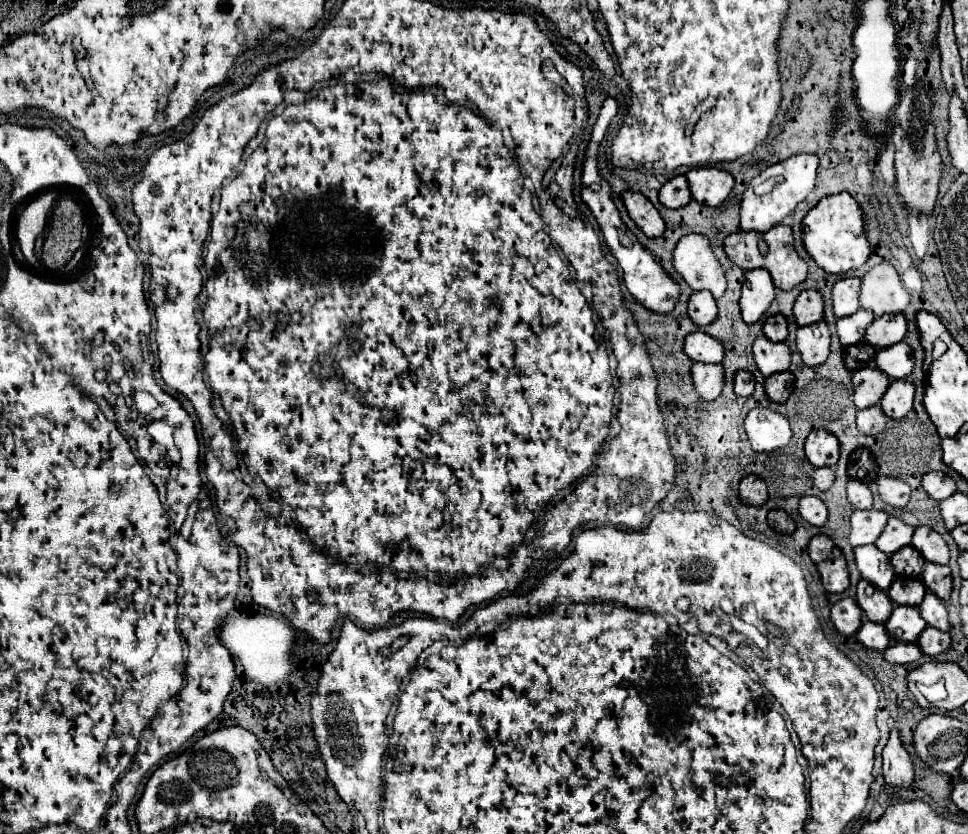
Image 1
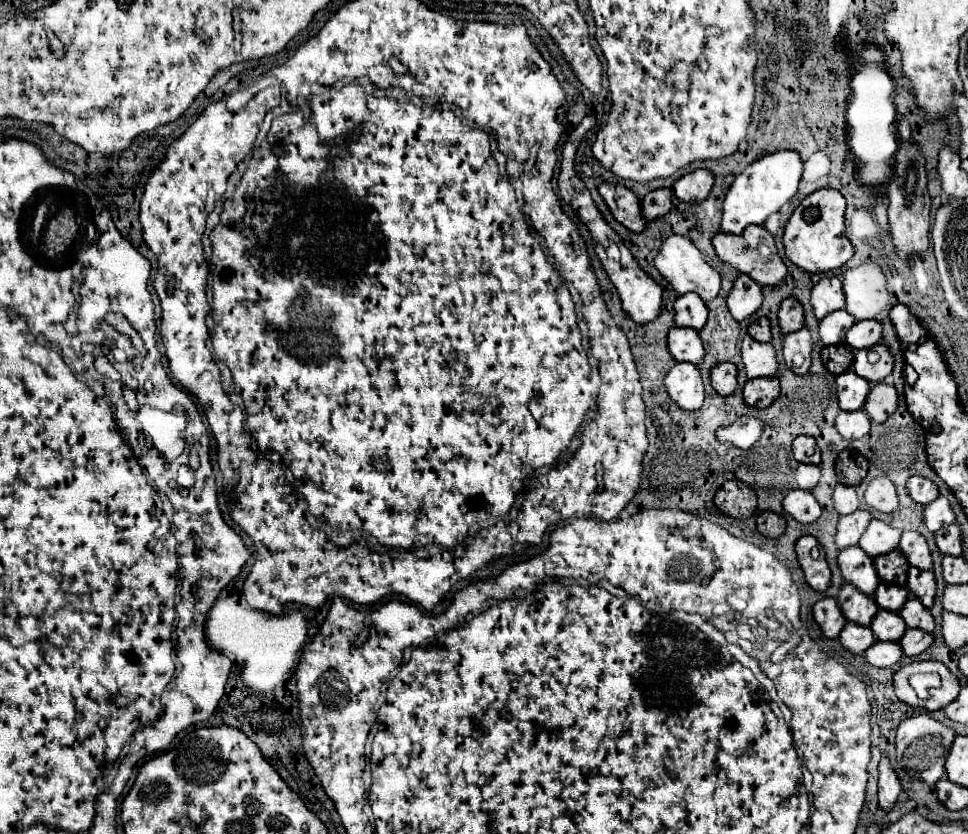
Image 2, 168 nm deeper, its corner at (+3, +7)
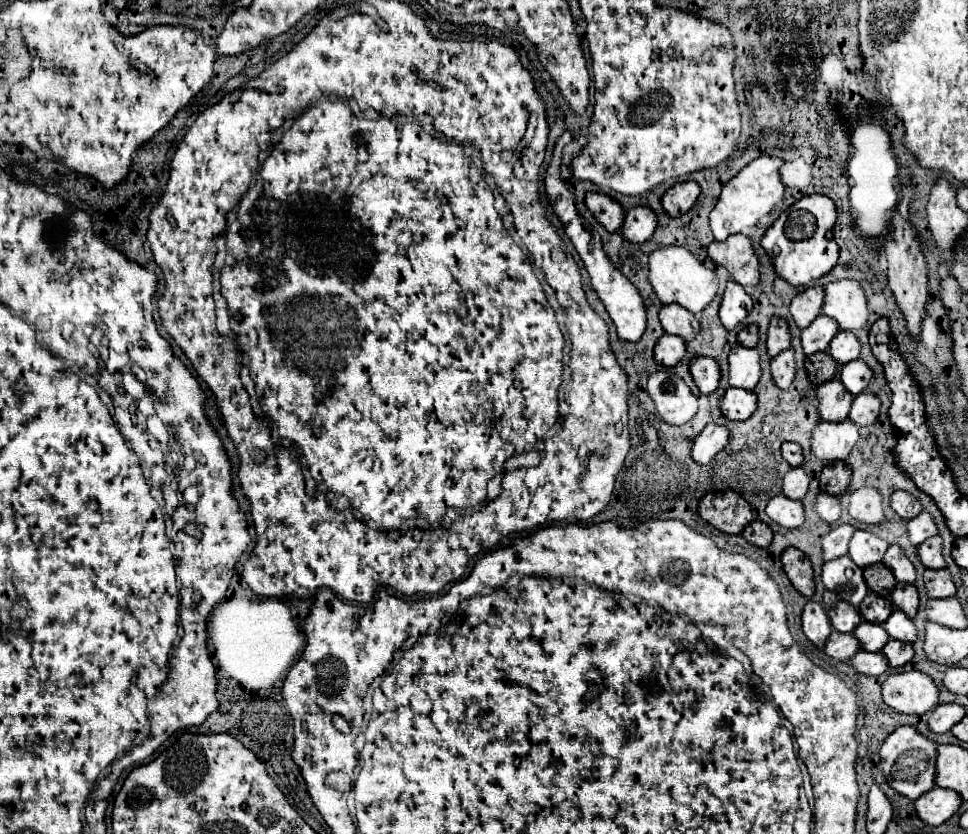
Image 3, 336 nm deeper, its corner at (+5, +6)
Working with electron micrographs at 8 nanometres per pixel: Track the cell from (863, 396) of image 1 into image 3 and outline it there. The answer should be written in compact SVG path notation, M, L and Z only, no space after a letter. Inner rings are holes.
M839 378L819 386L819 414L827 422L845 422L853 400L855 396L851 396Z

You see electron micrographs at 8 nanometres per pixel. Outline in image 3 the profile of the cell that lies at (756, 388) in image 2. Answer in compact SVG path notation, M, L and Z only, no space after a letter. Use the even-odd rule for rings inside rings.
M729 388L723 402L721 412L729 420L747 420L757 408L757 394L753 390Z

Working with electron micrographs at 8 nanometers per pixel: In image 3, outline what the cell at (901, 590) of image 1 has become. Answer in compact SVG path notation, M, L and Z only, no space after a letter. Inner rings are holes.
M869 592L867 598L859 604L859 612L867 622L883 624L889 618L889 614L893 612L893 604L887 598L881 598L879 594Z

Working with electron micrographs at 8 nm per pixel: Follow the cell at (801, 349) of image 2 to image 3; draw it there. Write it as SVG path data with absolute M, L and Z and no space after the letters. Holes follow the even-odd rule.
M783 350L783 354L771 360L771 374L779 388L787 390L795 380L795 350Z

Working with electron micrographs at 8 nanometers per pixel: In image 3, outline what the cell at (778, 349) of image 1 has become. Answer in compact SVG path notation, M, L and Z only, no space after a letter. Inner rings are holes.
M735 344L729 354L729 382L731 382L731 386L753 390L759 384L759 376L761 376L759 350Z

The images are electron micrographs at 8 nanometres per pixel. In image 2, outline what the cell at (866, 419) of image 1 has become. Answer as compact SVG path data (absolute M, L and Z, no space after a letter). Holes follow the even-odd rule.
M863 409L851 411L851 413L843 411L835 419L835 427L841 433L841 437L845 437L845 439L859 439L869 433L871 421L869 421L869 415L863 413Z

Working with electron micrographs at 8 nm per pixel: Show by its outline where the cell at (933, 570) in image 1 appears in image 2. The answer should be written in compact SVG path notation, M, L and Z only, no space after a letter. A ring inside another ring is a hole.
M909 569L907 573L907 589L925 605L933 605L935 597L935 577L933 571L919 571L919 569Z

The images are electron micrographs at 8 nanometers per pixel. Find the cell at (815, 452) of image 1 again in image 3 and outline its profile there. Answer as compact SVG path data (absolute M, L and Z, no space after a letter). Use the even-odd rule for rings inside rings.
M785 442L781 446L781 454L783 458L795 468L795 466L803 466L803 448L795 442Z

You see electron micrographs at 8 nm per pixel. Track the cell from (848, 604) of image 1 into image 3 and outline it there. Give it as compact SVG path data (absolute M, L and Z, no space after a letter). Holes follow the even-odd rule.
M809 600L805 604L805 608L803 608L801 626L803 626L805 636L817 648L823 648L827 638L829 638L829 634L833 632L833 626L831 626L831 620L827 618L827 612L823 610L823 606L819 602L813 602L813 600Z

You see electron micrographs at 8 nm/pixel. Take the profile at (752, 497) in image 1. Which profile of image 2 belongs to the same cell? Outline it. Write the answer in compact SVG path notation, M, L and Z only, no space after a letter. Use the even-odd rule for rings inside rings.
M725 481L721 489L713 497L715 507L733 517L733 519L747 519L757 511L757 497L753 491L743 489L739 481Z

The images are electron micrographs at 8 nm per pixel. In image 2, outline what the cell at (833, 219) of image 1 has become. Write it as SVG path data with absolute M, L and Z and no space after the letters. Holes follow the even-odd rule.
M819 189L807 195L785 225L783 247L787 259L807 273L827 273L843 267L853 257L853 245L845 237L845 197L835 189Z

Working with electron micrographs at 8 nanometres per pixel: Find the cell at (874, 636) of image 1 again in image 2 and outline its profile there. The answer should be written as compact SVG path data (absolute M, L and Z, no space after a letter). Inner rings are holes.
M847 623L843 627L843 631L839 633L839 641L841 645L853 653L853 655L859 655L863 651L867 651L873 643L875 643L875 637L871 633L869 627L861 627L861 625L853 625L853 623Z

